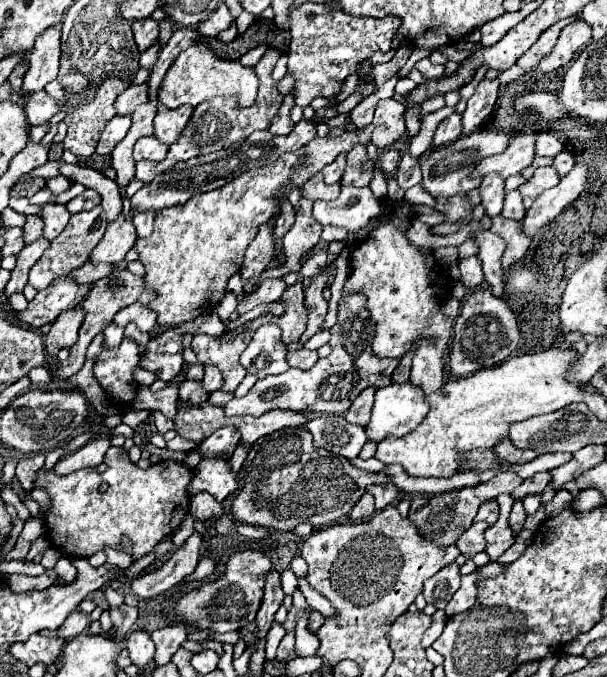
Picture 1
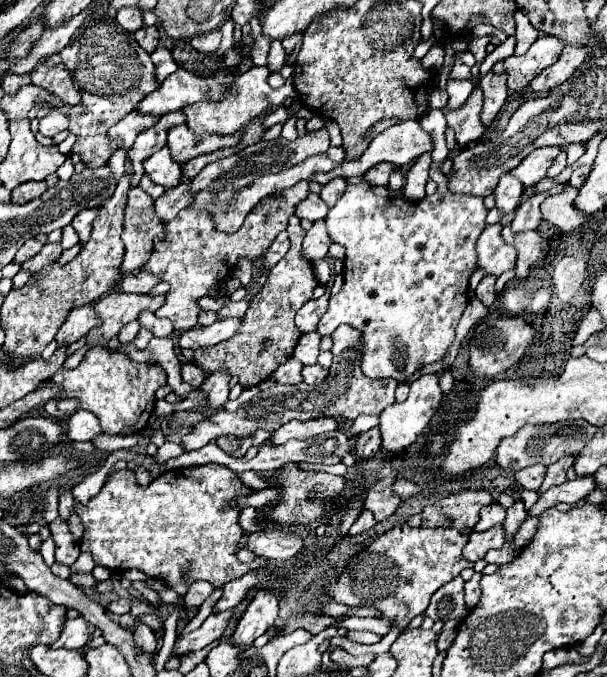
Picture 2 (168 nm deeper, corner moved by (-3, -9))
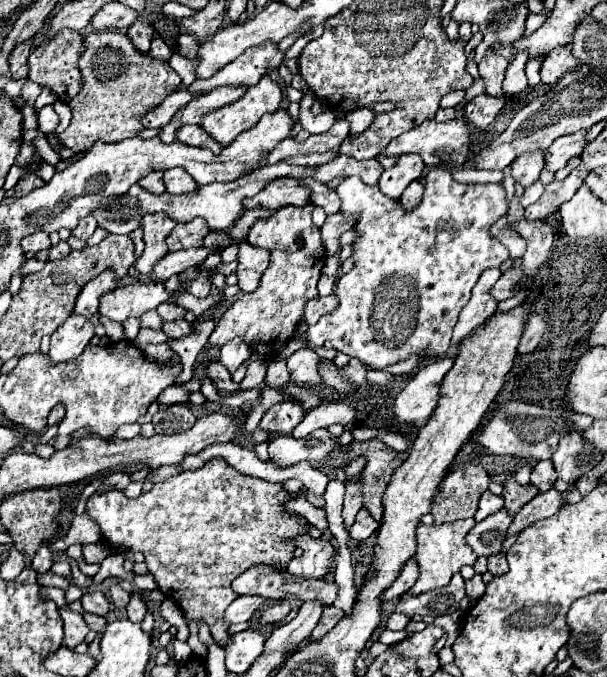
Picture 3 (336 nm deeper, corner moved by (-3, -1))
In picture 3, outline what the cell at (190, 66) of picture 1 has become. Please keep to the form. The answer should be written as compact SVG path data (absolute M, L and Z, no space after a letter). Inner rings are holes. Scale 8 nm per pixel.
M263 76L263 80L259 80L259 84L255 84L255 86L249 86L247 92L243 94L243 98L237 100L235 104L227 104L227 108L217 108L215 112L207 112L207 116L203 116L203 120L201 120L201 128L203 128L207 134L211 134L221 146L227 146L227 144L231 144L243 130L253 128L263 114L275 112L275 110L279 108L279 104L281 104L281 98L283 98L281 88L279 88L269 76Z

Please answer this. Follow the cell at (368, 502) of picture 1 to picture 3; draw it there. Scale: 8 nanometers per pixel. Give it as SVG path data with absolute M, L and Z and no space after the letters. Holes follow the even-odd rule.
M363 508L363 510L357 512L355 524L353 524L353 528L349 530L349 536L351 536L353 540L365 540L365 538L369 538L377 528L379 528L379 524L377 524L377 522L371 518L371 514Z

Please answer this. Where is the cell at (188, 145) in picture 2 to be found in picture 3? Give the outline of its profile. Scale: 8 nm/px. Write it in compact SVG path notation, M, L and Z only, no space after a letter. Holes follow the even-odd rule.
M187 124L183 128L179 128L175 140L187 144L187 146L201 146L201 148L211 148L215 154L221 152L221 146L217 140L213 140L201 126L193 126L193 124Z

